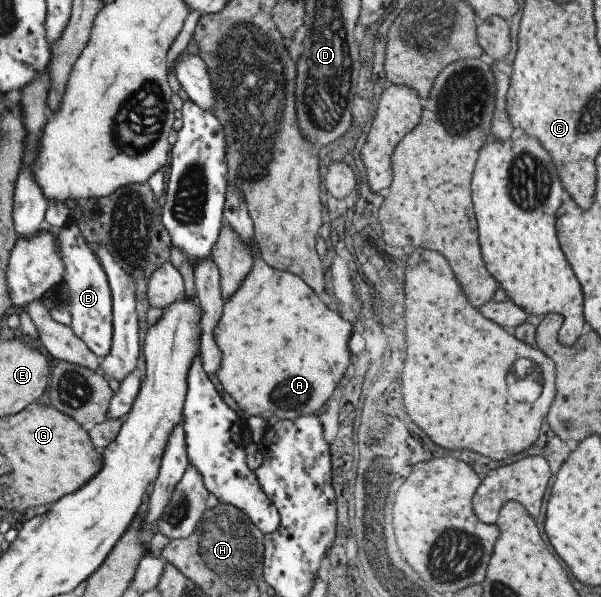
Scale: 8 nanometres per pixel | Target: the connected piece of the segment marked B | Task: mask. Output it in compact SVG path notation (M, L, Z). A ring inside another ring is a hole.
M69 223L55 229L54 233L57 253L63 266L59 288L63 286L67 294L67 300L63 305L72 318L69 329L97 359L102 359L108 354L112 336L111 298L104 271L81 237L78 227Z

